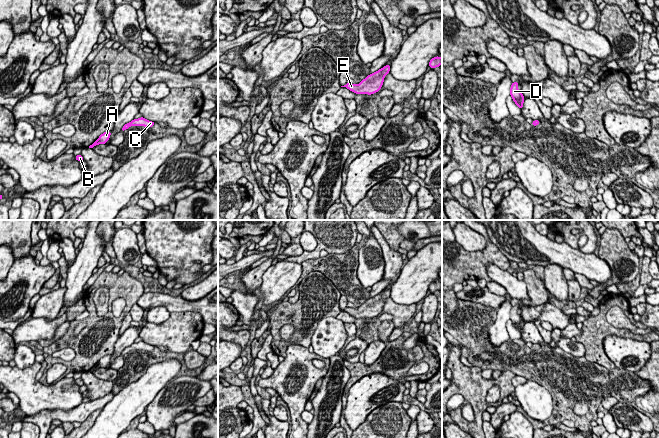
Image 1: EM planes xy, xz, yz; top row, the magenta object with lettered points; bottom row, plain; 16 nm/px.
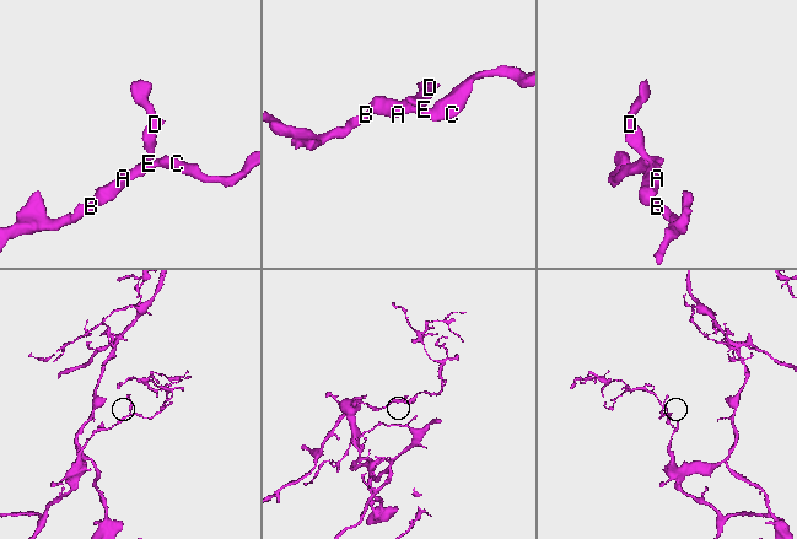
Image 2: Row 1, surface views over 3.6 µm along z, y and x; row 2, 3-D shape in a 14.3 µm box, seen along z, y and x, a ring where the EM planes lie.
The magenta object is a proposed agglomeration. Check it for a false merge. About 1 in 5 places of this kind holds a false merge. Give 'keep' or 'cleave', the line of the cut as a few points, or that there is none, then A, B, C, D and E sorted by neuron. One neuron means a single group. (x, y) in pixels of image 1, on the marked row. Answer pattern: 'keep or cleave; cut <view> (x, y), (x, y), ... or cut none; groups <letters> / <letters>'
keep; cut none; groups A B C D E

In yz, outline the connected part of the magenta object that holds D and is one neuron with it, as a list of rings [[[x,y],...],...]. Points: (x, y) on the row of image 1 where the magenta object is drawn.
[[[515,81],[511,84],[510,96],[514,100],[514,103],[520,108],[520,110],[522,110],[525,98],[518,90],[518,81]]]

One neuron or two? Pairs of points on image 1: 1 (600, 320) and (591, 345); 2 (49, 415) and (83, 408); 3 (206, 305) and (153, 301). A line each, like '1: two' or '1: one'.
1: one
2: one
3: one

